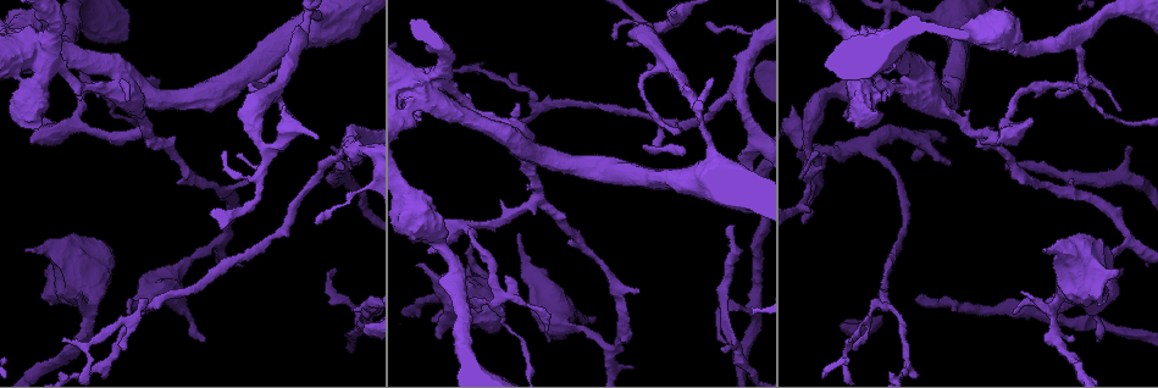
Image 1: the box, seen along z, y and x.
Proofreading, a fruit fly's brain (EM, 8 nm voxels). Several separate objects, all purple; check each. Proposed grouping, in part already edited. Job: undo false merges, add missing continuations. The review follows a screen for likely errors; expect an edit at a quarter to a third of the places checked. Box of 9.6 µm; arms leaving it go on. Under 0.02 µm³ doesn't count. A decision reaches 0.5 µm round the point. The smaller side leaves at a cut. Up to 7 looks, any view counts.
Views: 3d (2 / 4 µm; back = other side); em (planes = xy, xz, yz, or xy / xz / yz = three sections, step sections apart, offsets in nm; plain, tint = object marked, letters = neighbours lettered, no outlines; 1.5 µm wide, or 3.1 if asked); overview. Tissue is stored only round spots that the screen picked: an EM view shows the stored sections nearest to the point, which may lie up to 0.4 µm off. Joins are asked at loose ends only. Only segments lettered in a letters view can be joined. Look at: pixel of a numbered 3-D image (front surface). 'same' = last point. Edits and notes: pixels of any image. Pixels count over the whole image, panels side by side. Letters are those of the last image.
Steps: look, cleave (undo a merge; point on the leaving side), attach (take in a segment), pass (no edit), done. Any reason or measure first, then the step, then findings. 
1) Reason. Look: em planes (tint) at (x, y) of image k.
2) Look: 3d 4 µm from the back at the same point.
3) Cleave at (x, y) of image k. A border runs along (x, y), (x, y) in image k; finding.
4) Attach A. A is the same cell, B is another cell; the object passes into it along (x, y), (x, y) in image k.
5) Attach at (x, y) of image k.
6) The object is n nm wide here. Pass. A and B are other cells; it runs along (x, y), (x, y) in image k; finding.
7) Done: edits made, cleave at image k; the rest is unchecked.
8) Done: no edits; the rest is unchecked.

Three-way junction. Look: em planes (tint) at (151, 303) of image 1.

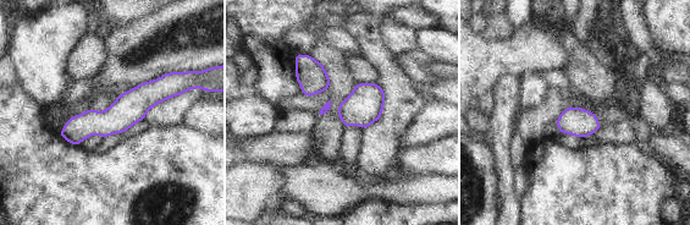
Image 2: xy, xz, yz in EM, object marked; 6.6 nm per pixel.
See the neighbours. Look: em planes (letters) at the same point.

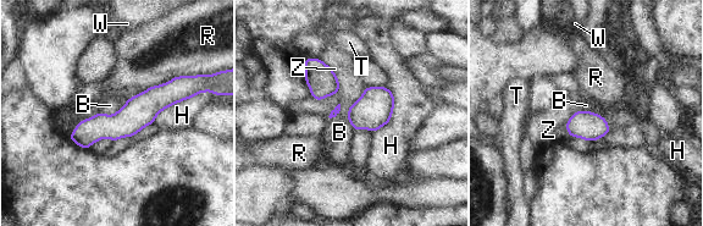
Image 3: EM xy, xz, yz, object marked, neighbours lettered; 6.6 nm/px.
The longest contact is with H, 380 nm. Pass. B, H, R, T, W and Z are other cells; a border runs along (576, 110), (591, 110), (602, 116) in image 3; continuous, no second neuron.

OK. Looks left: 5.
Branch stops here. Look: em planes (tint) at (127, 311) of image 1.

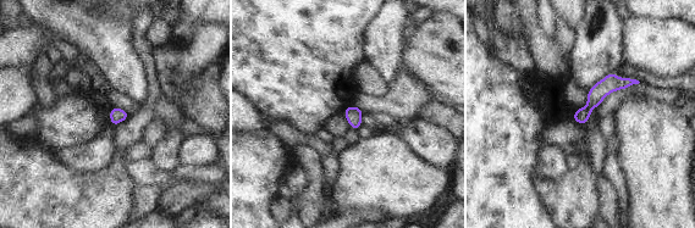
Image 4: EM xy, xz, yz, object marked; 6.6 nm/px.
What lies round it. Look: em planes (letters) at the same point.

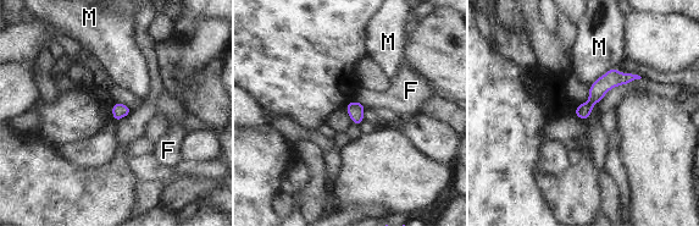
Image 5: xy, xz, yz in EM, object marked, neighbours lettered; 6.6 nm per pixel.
The object is 100 nm wide here. Pass. F and M are other cells; a border runs along (353, 99), (366, 106) in image 5; no lettered segment goes on from it.

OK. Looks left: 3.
Stops while still wide. Look: 3d 4 µm at (418, 265) of image 1.

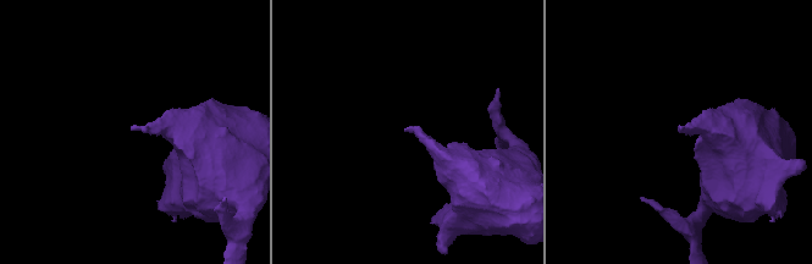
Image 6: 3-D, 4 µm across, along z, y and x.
Look: em xy step 8 (letters) at (409, 128) of image 6.

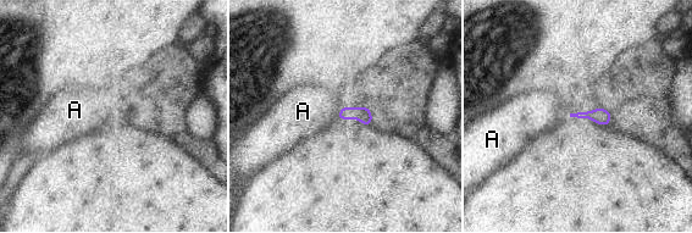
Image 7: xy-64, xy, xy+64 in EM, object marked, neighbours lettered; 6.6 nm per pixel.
Look: em planes (letters) at the same point.

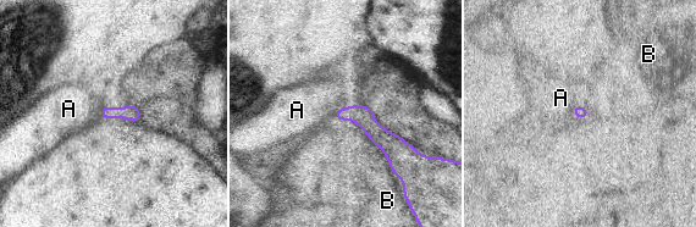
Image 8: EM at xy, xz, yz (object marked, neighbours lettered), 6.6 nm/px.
Pass. A and B are other cells; it runs along (338, 115), (359, 115), (408, 151) in image 8; no lettered segment goes on from it.

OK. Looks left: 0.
Done: no edits; the rest is unchecked.

